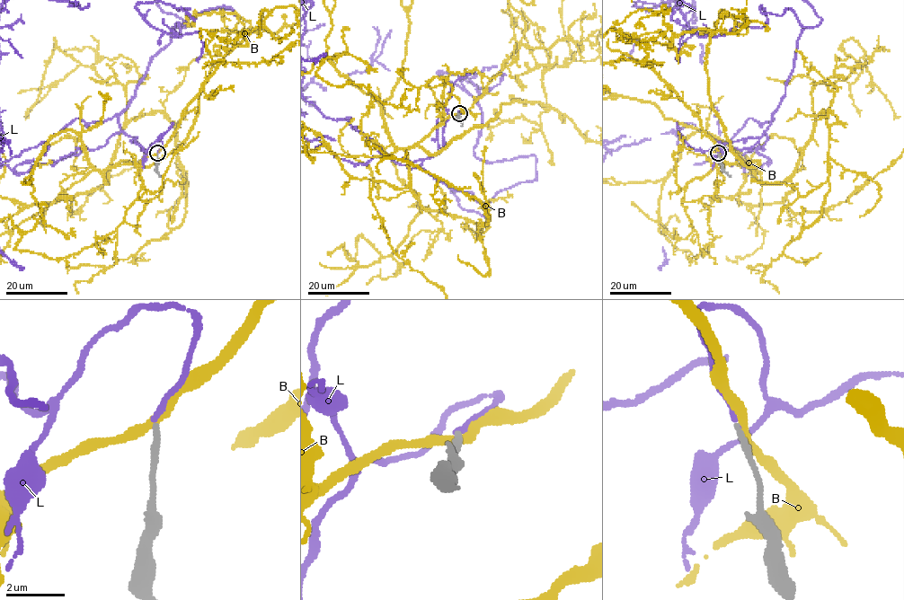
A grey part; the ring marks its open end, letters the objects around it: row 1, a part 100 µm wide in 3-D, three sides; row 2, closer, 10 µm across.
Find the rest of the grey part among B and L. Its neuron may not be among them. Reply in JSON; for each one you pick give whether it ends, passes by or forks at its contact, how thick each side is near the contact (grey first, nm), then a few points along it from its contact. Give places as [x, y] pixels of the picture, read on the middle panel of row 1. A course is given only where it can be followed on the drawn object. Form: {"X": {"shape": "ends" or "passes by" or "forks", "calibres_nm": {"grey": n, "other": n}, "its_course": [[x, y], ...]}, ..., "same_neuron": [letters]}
{"L": {"shape": "ends", "calibres_nm": {"grey": 220, "other": 170}}, "same_neuron": ["L"]}

